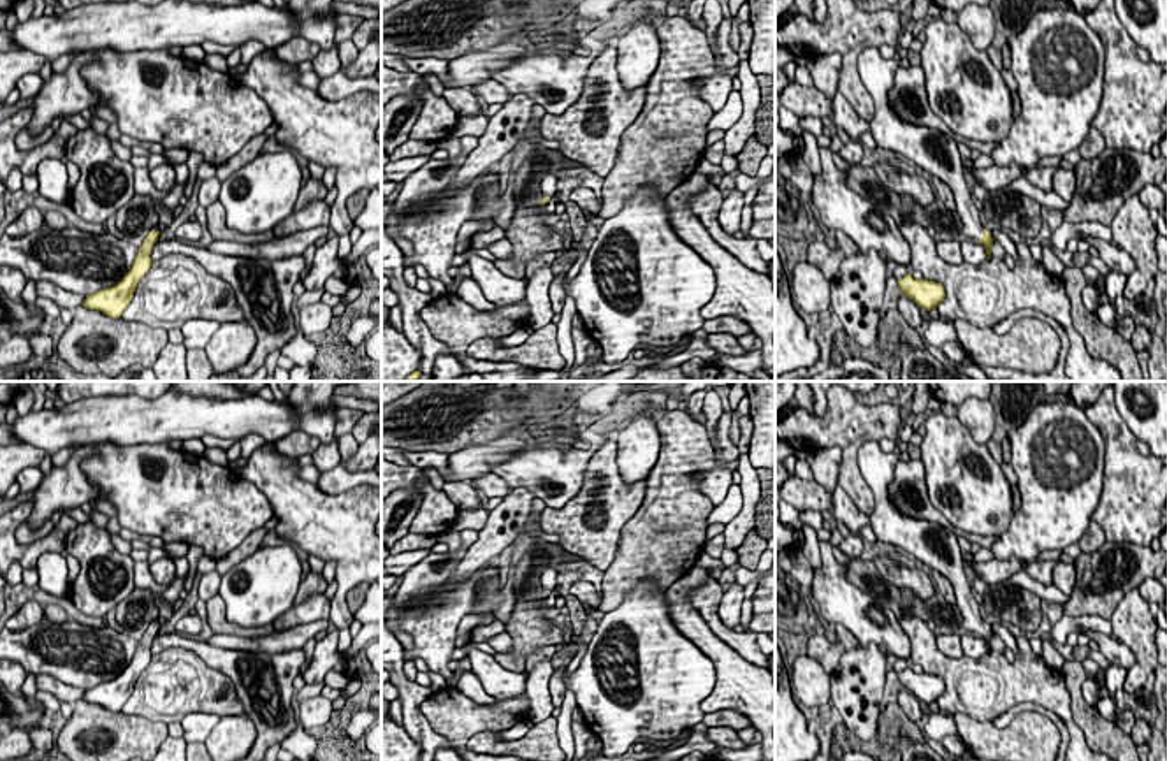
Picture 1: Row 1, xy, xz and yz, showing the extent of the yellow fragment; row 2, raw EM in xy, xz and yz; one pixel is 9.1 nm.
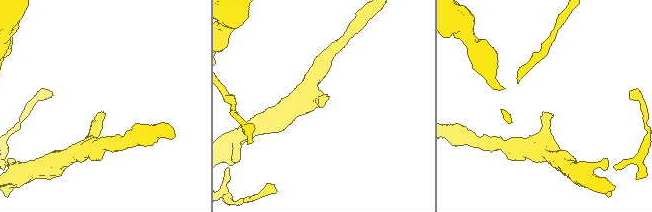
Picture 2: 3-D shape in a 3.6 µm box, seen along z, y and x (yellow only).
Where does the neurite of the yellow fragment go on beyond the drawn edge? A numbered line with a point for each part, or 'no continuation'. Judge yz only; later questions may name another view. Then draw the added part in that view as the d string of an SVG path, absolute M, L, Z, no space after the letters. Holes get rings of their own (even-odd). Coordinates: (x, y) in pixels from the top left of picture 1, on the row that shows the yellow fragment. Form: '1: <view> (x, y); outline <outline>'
1: yz (932, 150); outline M866 47L858 56L858 74L873 98L873 118L868 121L872 137L879 151L891 149L947 183L963 223L961 232L967 237L981 239L984 227L965 181L958 142L940 130L903 121L891 109L888 93L895 86L896 70L898 62L882 58L877 47Z

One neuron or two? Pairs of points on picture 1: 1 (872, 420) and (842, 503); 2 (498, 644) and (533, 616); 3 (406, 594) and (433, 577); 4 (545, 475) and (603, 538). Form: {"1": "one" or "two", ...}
{"1": "two", "2": "two", "3": "one", "4": "two"}

